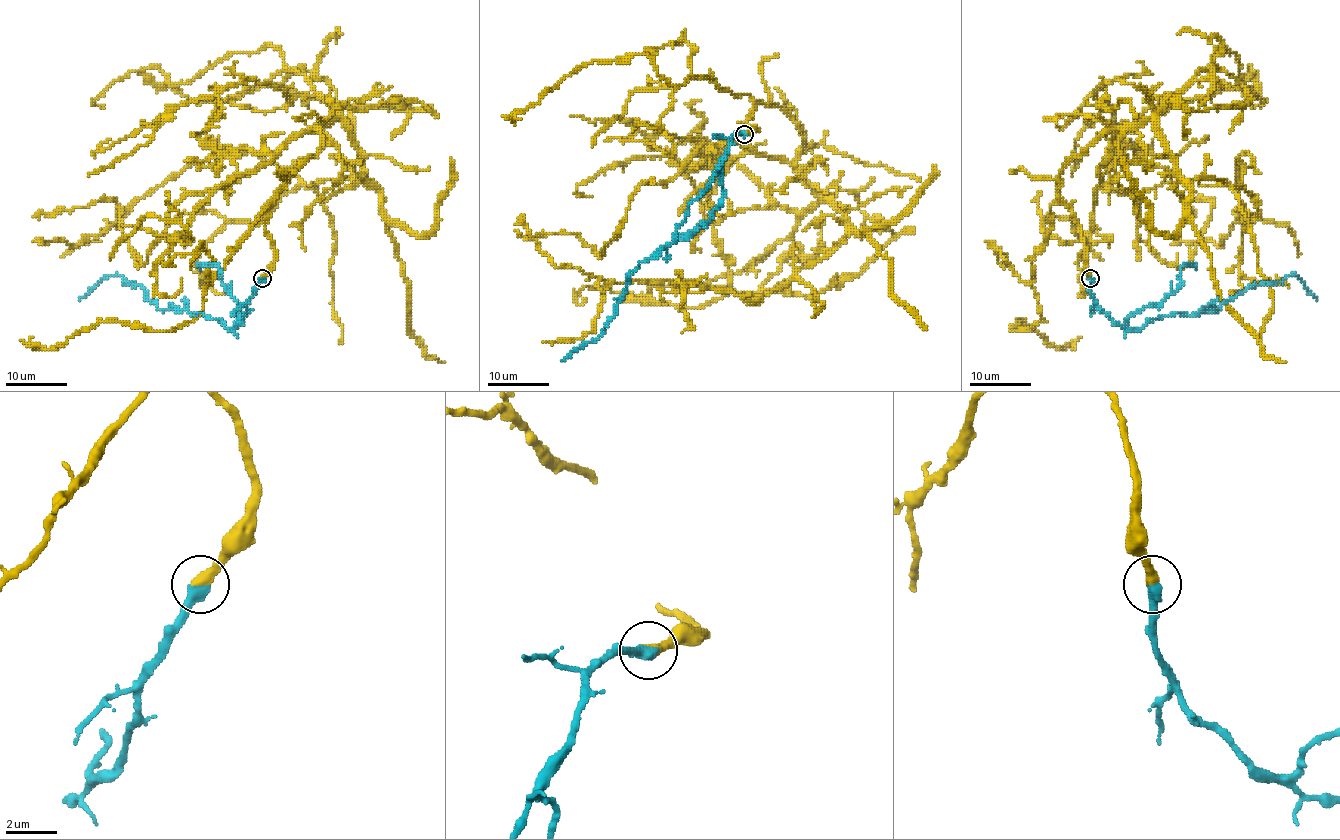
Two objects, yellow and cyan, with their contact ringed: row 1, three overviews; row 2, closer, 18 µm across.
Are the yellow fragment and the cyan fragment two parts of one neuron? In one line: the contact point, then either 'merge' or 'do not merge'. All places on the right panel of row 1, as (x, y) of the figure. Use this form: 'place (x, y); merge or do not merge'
place (1090, 278); merge

